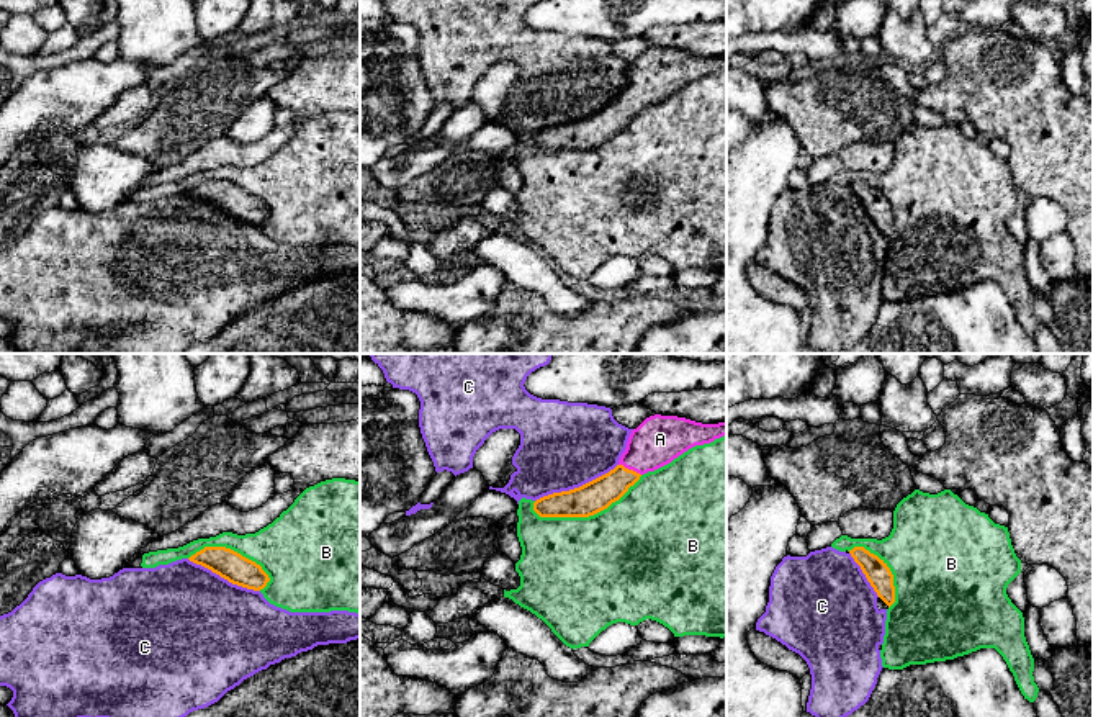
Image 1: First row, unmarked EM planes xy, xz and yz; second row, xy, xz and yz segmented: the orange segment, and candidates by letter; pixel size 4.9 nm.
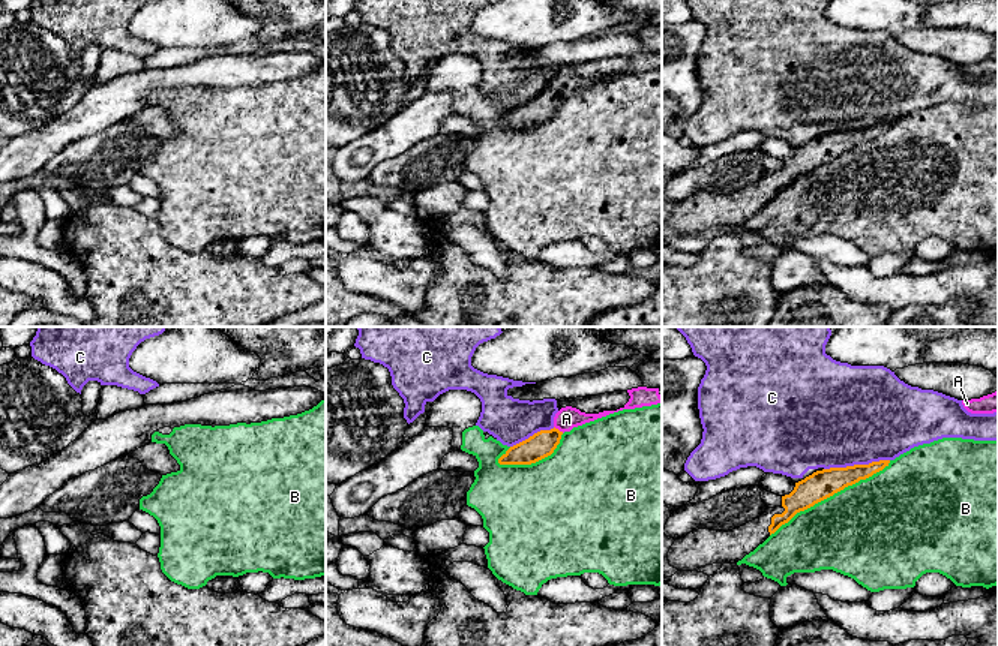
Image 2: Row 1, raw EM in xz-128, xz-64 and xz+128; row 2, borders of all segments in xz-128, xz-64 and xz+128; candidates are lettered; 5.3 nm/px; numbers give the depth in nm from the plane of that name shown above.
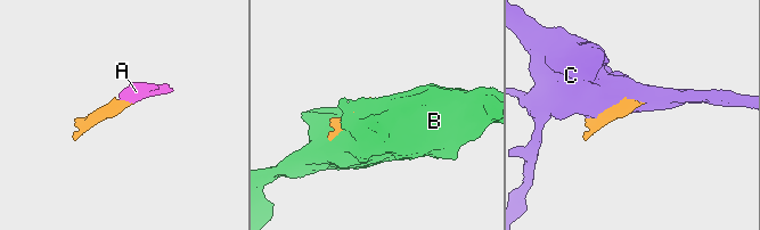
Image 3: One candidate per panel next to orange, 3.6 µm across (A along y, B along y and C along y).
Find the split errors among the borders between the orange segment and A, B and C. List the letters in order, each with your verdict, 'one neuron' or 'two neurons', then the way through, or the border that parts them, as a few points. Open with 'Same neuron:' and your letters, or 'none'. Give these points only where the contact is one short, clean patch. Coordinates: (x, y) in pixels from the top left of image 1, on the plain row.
Same neuron: A
A: one neuron; way xz (598, 128), (630, 103), (660, 72)
B: two neurons
C: two neurons

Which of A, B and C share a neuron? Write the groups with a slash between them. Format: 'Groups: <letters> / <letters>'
Groups: A / B / C

